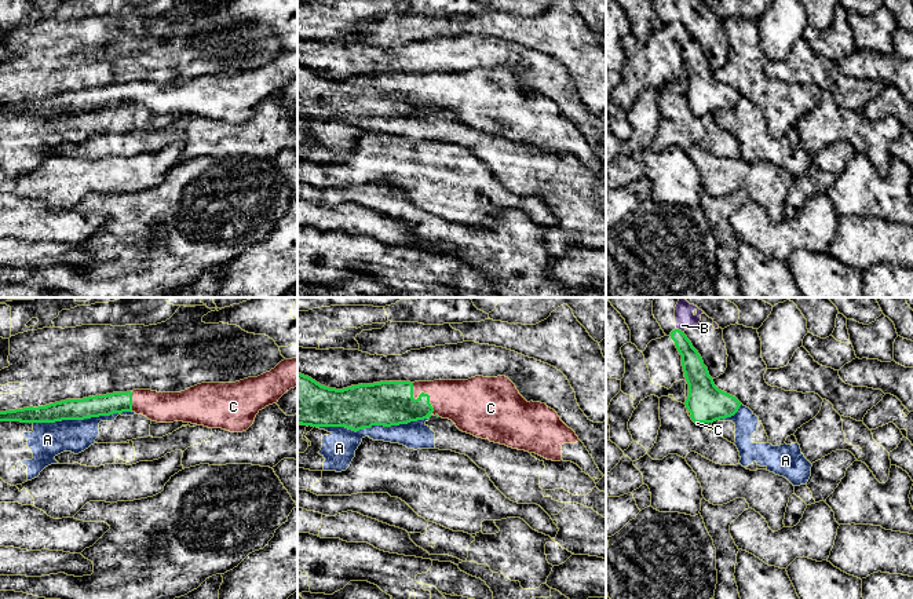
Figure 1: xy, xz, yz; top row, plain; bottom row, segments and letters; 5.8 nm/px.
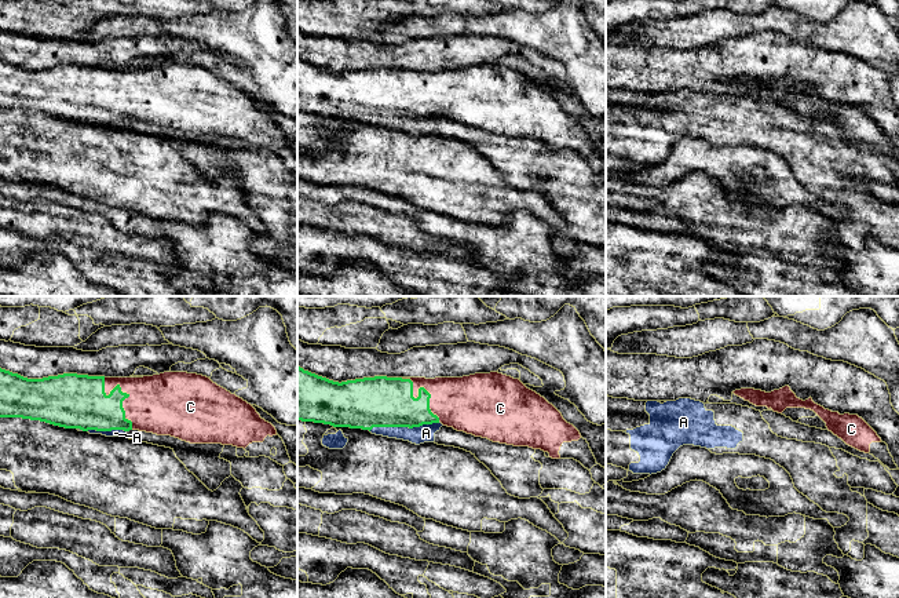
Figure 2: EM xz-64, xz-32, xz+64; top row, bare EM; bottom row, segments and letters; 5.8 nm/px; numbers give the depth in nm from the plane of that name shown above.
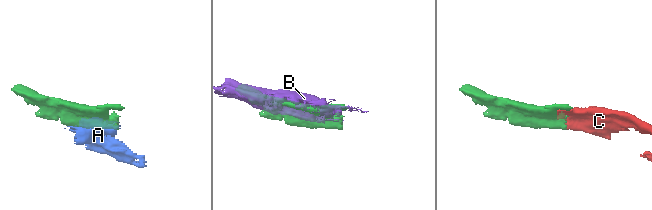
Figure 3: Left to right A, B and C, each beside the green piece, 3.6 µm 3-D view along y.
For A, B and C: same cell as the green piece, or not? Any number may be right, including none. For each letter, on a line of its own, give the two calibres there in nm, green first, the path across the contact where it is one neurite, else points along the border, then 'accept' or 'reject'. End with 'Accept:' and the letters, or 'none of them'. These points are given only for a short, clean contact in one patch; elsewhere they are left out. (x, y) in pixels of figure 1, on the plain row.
A: 260 nm thick on the green side, 190 nm on the other; reject
B: 130 nm thick on the green side, 120 nm on the other; reject
C: 260 nm thick on the green side, 260 nm on the other; accept
Accept: C

